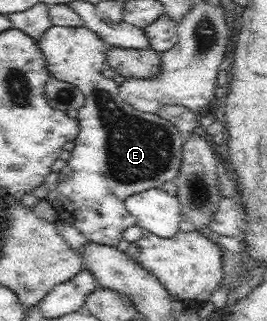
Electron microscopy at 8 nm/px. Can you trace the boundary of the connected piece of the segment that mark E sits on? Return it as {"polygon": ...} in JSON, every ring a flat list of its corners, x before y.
{"polygon":[[52,26,37,40,37,45,46,59,49,75,77,86,86,99,84,106,77,110,79,133,75,138,70,159,59,172,56,188,48,193,46,199,53,205,59,222,77,228,90,243,114,247,123,240,124,230,134,226,136,222,125,207,125,198,151,188,160,188,164,182,173,181,178,176,182,164,184,136,169,120,158,114,140,112,120,98,119,85,107,72,107,46,93,31,84,26]]}

